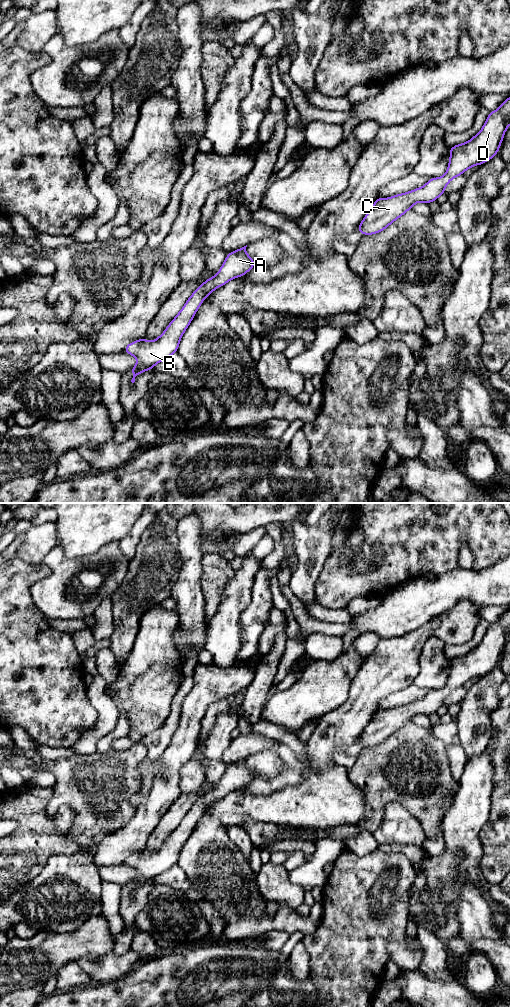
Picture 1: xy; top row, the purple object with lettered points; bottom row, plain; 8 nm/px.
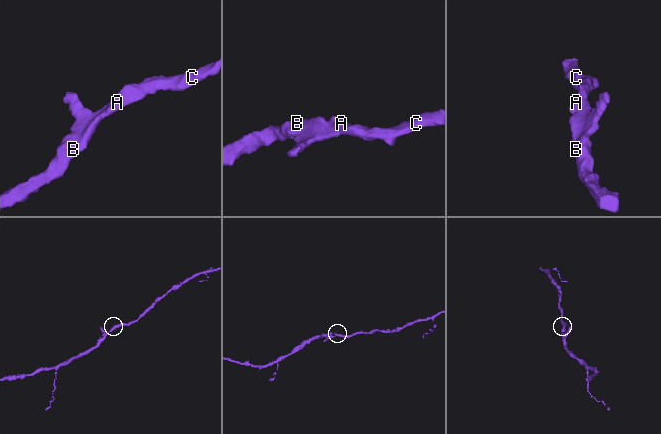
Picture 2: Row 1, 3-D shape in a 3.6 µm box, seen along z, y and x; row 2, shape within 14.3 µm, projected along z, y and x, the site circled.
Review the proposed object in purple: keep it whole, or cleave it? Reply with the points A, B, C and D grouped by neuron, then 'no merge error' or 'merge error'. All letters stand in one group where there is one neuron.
groups A B C D; no merge error

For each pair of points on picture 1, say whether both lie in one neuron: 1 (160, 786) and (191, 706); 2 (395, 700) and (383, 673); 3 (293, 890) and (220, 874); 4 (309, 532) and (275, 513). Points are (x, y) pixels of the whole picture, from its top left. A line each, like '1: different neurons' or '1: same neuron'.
1: same neuron
2: different neurons
3: different neurons
4: different neurons

